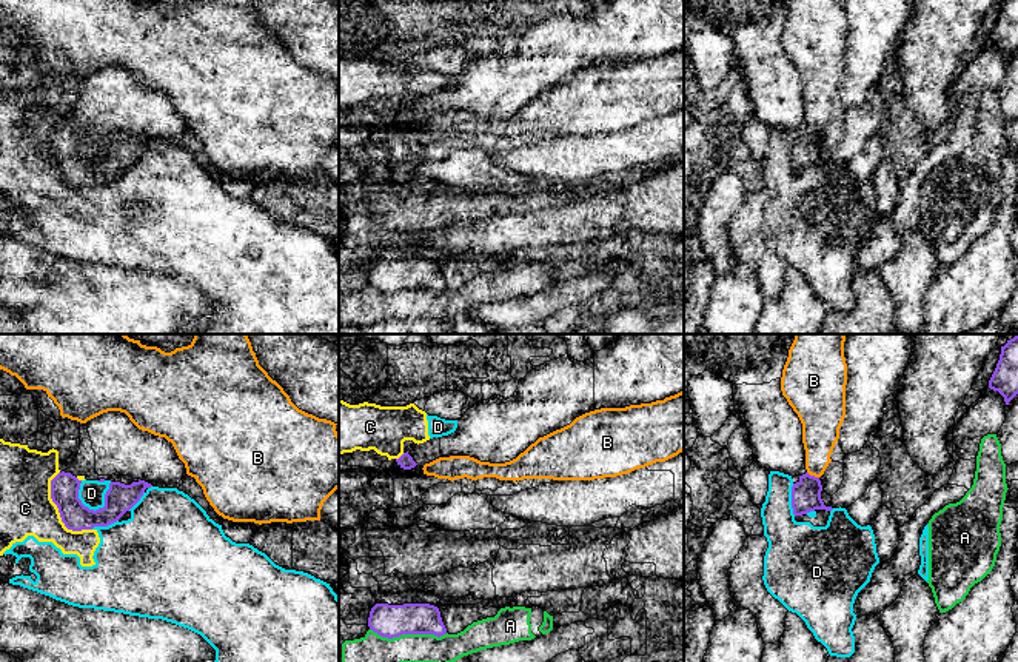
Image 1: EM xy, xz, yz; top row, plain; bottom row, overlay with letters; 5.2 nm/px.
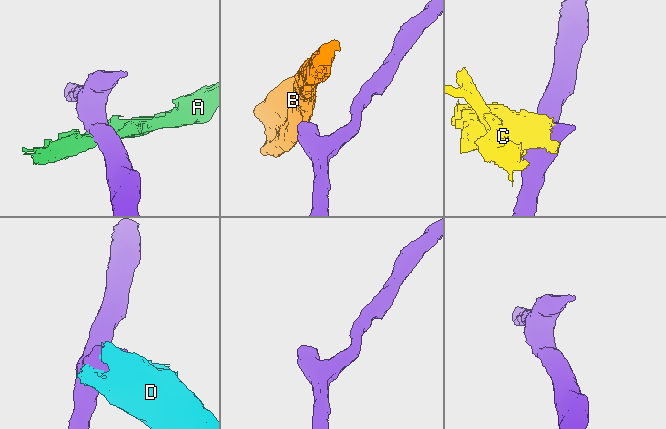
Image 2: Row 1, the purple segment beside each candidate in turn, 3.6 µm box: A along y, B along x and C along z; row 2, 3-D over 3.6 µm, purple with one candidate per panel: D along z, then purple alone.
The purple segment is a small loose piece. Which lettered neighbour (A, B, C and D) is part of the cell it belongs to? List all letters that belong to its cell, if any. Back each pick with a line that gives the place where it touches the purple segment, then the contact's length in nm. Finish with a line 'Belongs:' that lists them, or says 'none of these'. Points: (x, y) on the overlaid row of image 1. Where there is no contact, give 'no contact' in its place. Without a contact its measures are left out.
Belongs: none of these

